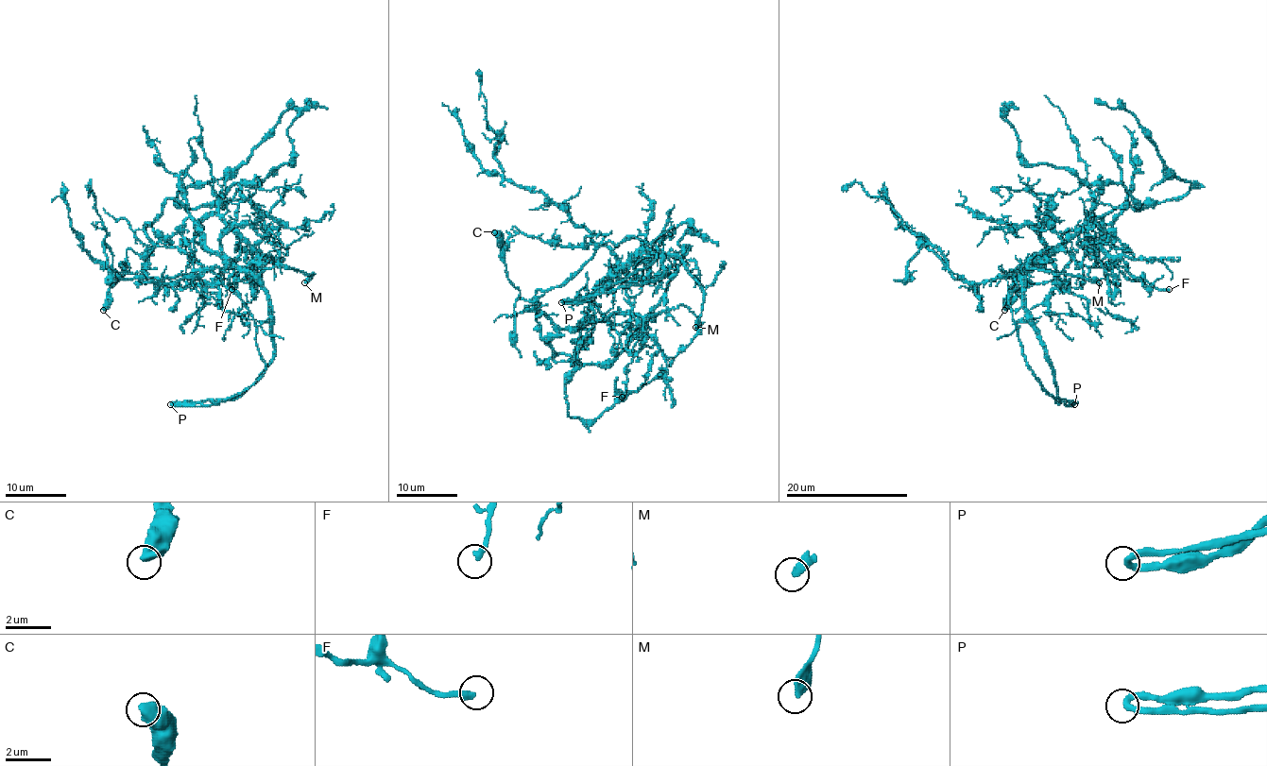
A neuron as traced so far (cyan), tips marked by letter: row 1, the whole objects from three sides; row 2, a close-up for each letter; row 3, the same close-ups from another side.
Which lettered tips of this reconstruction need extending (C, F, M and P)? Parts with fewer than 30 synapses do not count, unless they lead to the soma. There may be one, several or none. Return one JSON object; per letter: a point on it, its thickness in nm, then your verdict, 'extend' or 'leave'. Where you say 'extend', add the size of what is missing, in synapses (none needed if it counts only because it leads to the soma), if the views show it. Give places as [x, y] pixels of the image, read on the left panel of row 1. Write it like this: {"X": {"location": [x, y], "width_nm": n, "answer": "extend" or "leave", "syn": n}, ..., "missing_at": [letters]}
{"C": {"location": [103, 310], "width_nm": 600, "answer": "leave"}, "F": {"location": [231, 289], "width_nm": 260, "answer": "leave"}, "M": {"location": [304, 282], "width_nm": 440, "answer": "extend"}, "P": {"location": [170, 404], "width_nm": 260, "answer": "leave"}, "missing_at": ["M"]}

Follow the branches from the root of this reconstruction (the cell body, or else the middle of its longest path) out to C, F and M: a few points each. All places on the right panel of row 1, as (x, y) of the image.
C: (1067, 243), (1039, 263), (1018, 267), (1016, 279), (1004, 274), (1021, 282), (1018, 297), (1004, 310)
F: (1067, 243), (1091, 220), (1090, 214), (1087, 242), (1131, 280), (1169, 289)
M: (1067, 243), (1039, 264), (1032, 263), (1027, 266), (1054, 274), (1094, 279), (1099, 282)

